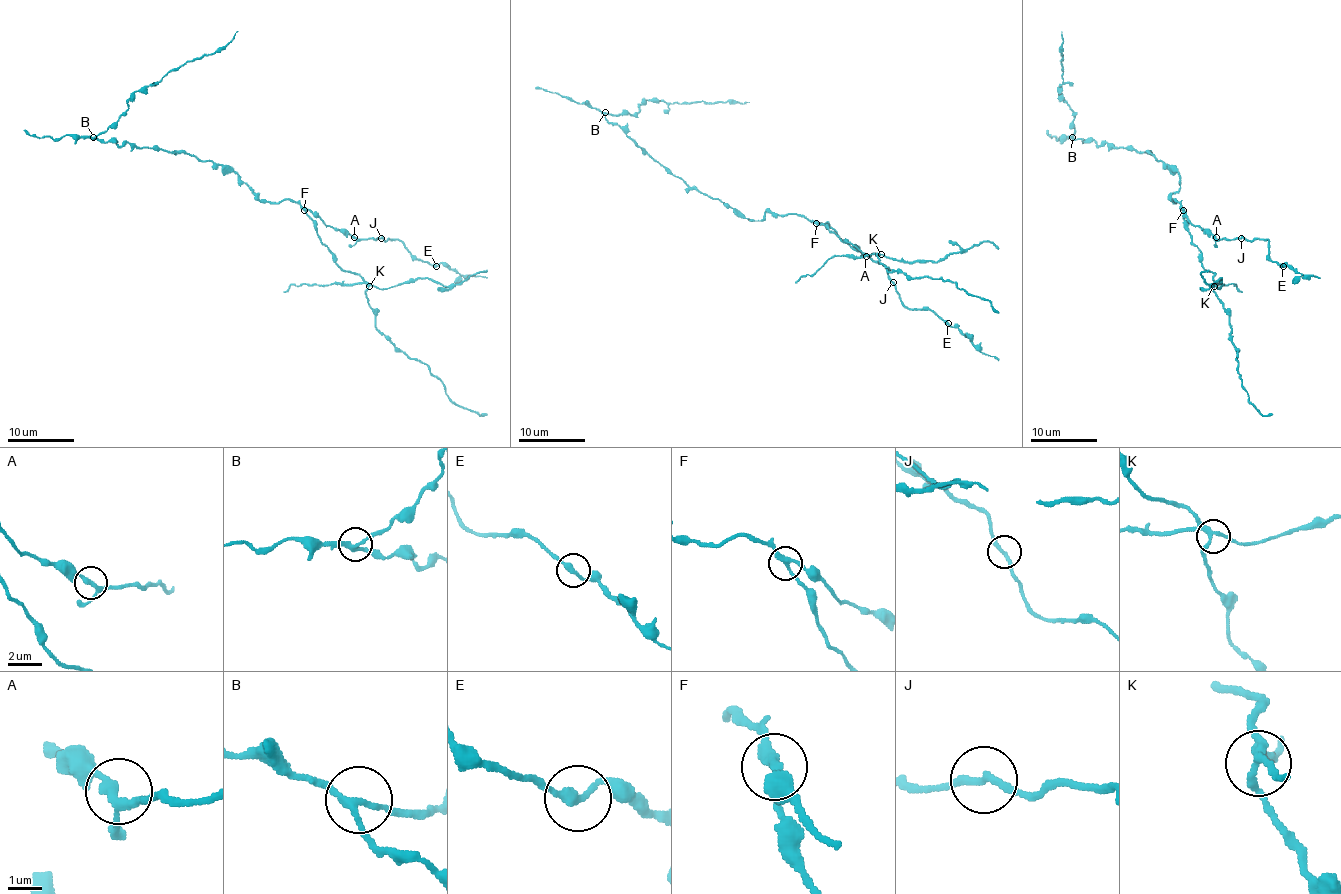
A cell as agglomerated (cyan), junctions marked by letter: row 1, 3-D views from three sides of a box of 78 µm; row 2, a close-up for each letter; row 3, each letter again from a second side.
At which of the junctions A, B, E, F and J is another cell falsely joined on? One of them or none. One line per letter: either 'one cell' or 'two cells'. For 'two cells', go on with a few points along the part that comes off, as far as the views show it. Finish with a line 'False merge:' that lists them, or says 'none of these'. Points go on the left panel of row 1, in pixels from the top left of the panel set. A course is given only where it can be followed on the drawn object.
A: one cell
B: one cell
E: one cell
F: two cells; foreign part runs (304, 211), (332, 259), (367, 286), (374, 326), (396, 348), (428, 366), (458, 405), (486, 413)
J: one cell
False merge: F

